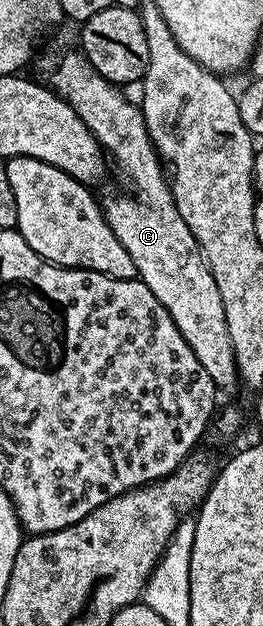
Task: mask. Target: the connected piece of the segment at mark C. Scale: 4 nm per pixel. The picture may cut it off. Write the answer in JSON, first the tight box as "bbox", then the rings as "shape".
{"bbox":[49,51,239,391],"shape":[[[79,51],[65,54],[56,63],[55,74],[52,75],[51,81],[49,80],[49,85],[59,96],[68,101],[73,111],[77,111],[77,115],[81,115],[89,131],[109,154],[114,168],[116,165],[131,184],[131,193],[125,194],[124,197],[102,198],[101,208],[113,235],[117,235],[117,239],[121,239],[121,247],[129,251],[129,259],[133,259],[138,280],[144,281],[149,291],[153,291],[153,295],[157,295],[159,302],[169,311],[185,343],[189,343],[201,367],[209,371],[209,379],[213,379],[216,390],[223,391],[233,388],[234,385],[238,386],[239,371],[235,368],[235,352],[233,343],[229,339],[229,327],[225,319],[225,307],[221,303],[221,291],[217,291],[217,283],[213,279],[210,267],[207,266],[207,260],[203,258],[203,250],[200,249],[193,231],[189,231],[185,219],[181,219],[181,211],[177,211],[175,196],[171,194],[171,186],[165,176],[165,166],[151,142],[142,108],[131,102],[130,96],[120,86],[106,81]]]}

